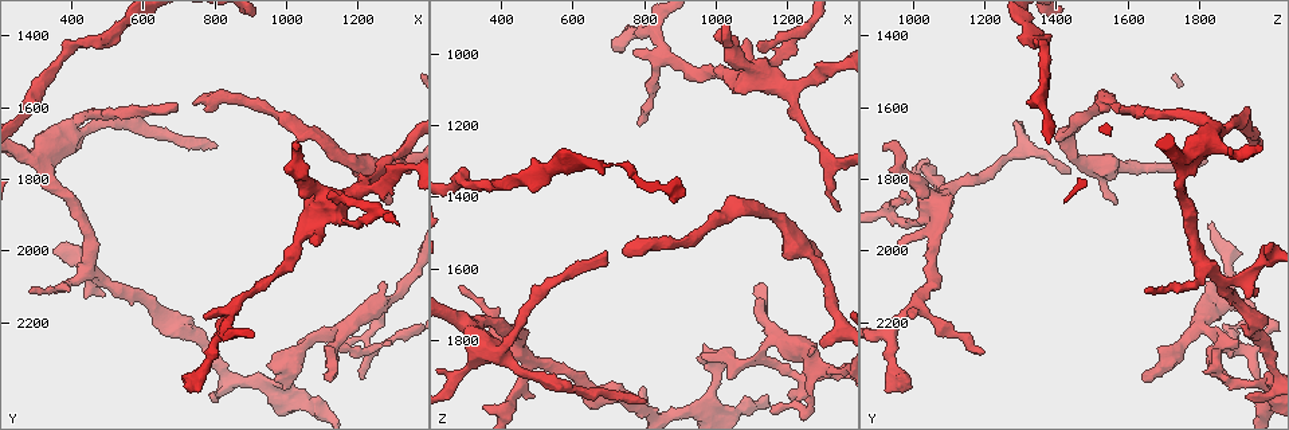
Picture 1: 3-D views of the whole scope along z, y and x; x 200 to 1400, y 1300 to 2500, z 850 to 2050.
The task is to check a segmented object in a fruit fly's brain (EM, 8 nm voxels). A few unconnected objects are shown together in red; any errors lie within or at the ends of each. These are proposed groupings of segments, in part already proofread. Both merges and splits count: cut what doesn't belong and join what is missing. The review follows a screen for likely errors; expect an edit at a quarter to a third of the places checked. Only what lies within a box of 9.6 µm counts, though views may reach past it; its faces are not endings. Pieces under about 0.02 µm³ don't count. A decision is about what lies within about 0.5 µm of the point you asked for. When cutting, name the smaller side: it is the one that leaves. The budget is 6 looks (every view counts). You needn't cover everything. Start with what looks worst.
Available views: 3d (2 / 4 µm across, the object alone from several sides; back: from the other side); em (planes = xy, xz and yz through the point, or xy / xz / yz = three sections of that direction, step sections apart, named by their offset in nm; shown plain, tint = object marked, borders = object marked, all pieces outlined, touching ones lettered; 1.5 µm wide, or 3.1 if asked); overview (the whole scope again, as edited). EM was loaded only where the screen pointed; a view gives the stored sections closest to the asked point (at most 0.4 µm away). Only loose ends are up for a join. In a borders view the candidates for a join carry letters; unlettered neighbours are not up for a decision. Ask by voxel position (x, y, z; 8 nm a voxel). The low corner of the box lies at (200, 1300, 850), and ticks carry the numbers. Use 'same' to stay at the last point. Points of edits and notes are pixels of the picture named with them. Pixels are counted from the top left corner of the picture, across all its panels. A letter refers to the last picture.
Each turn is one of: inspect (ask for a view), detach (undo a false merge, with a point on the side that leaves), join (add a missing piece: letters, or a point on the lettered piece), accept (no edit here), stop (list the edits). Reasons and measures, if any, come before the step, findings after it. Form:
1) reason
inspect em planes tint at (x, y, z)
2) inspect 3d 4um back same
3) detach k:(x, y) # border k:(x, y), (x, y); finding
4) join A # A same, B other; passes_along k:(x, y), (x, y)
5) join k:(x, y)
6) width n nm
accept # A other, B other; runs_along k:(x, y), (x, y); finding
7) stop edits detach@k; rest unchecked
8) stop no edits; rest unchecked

branch stops here
inspect em xz step 4 borders at (800, 1710, 1970)

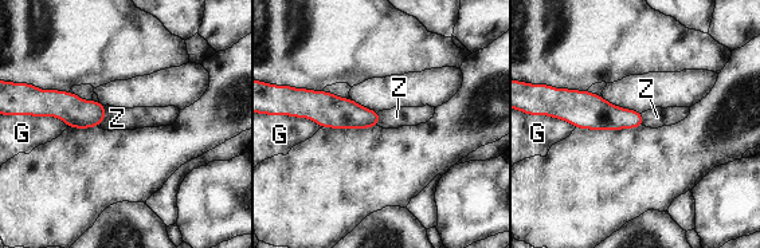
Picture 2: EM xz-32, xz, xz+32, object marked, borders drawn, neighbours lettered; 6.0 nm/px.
inspect em yz step 8 borders same

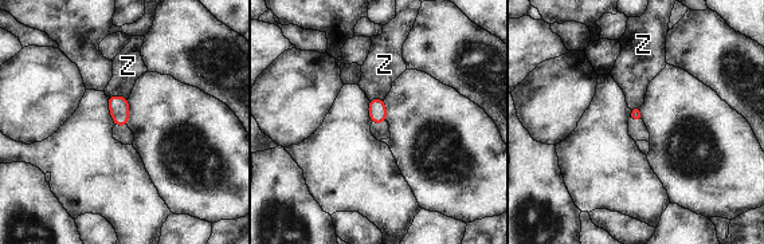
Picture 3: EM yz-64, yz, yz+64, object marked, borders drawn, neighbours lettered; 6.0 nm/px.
accept # Z other; none of them fits

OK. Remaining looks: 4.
an open end
inspect 3d 4um at (350, 2020, 1990)

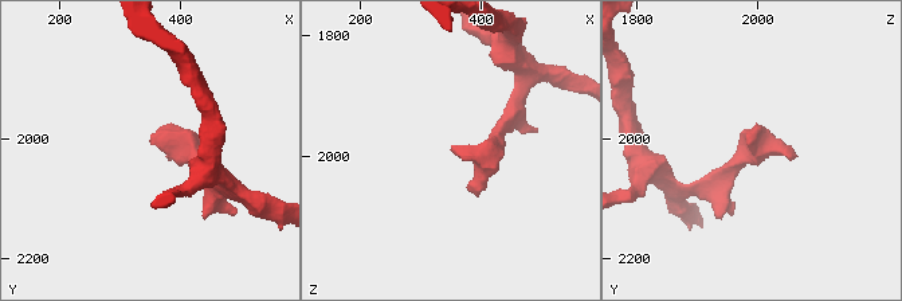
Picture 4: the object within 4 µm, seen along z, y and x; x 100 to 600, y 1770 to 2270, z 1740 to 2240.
inspect em planes borders at (350, 2015, 1985)

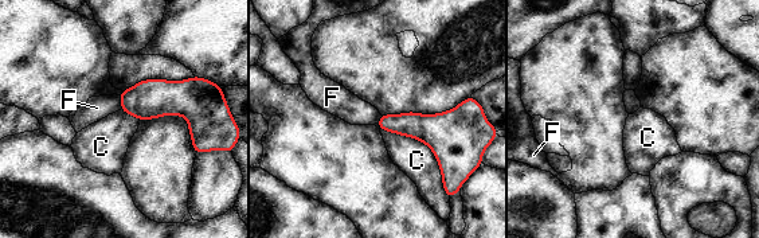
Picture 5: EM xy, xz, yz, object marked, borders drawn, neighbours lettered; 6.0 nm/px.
accept # C other, F other; border 5:(380, 128), (421, 140), (443, 184); none of them fits

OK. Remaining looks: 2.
tapers out
inspect 3d 2um at (280, 2110, 1650)

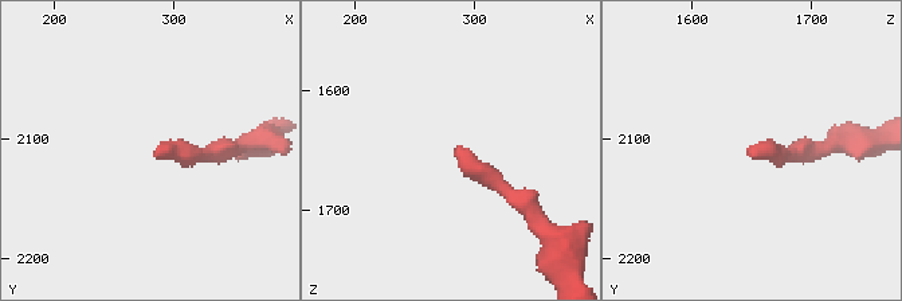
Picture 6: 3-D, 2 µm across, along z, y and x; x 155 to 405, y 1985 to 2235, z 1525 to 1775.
inspect em planes borders at (280, 2110, 1650)

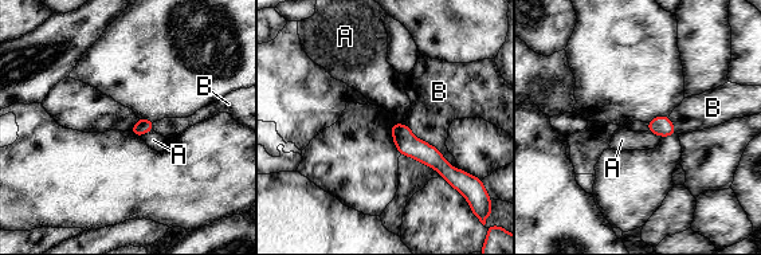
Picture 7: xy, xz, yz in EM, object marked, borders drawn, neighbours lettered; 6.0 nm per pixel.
accept # A other, B other; none of them fits

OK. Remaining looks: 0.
stop no edits; rest unchecked

